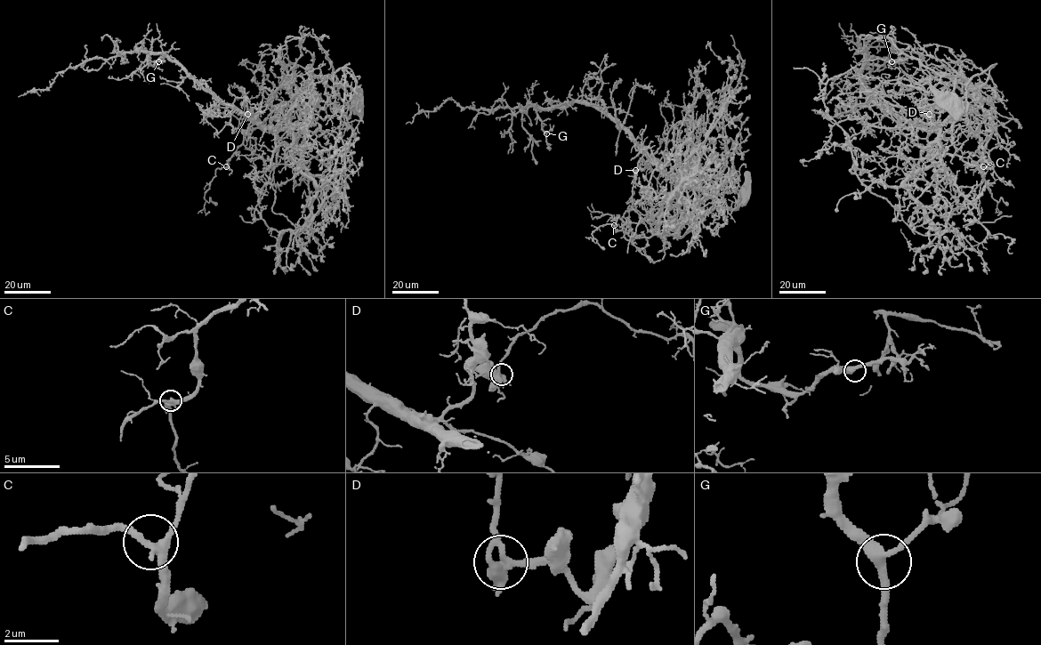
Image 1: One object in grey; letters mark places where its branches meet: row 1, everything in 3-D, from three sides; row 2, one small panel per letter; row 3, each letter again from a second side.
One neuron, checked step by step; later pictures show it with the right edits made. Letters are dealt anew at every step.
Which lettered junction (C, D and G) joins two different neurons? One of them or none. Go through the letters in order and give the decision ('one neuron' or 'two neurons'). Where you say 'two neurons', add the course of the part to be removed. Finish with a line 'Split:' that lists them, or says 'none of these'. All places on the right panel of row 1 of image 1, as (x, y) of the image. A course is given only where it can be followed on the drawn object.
C: one neuron
D: two neurons | (929, 114), (949, 99), (993, 127), (982, 182), (942, 233), (916, 232), (870, 191), (847, 139), (806, 166)
G: one neuron
Split: D

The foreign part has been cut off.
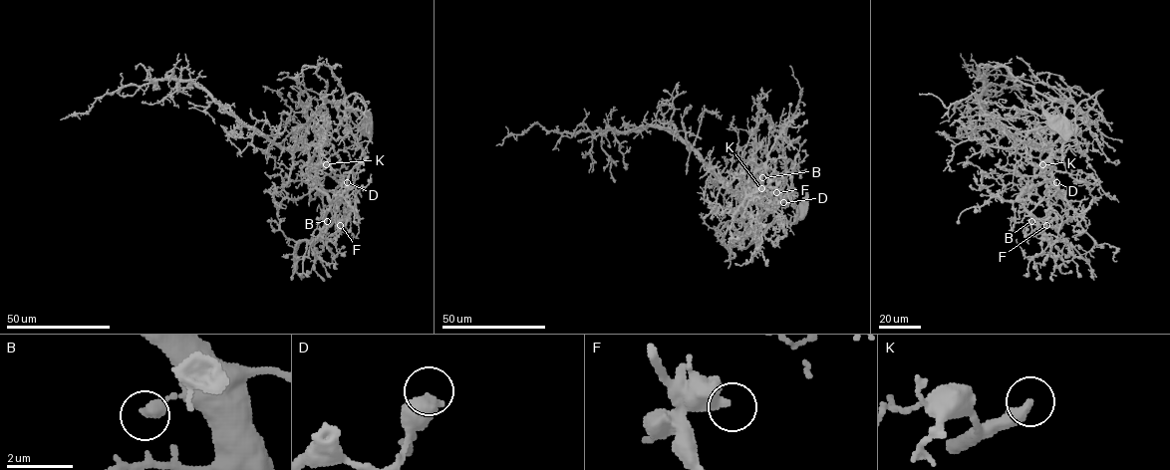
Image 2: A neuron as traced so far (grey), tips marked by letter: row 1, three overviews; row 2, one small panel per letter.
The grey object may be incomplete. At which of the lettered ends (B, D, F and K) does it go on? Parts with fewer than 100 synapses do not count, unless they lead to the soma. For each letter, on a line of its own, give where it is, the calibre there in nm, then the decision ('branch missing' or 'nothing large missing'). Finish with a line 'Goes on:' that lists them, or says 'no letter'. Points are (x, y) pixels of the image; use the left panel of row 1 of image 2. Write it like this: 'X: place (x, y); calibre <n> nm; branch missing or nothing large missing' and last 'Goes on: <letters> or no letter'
B: place (327, 221); calibre 380 nm; nothing large missing
D: place (347, 182); calibre 500 nm; nothing large missing
F: place (340, 225); calibre 500 nm; nothing large missing
K: place (326, 164); calibre 440 nm; branch missing
Goes on: K

